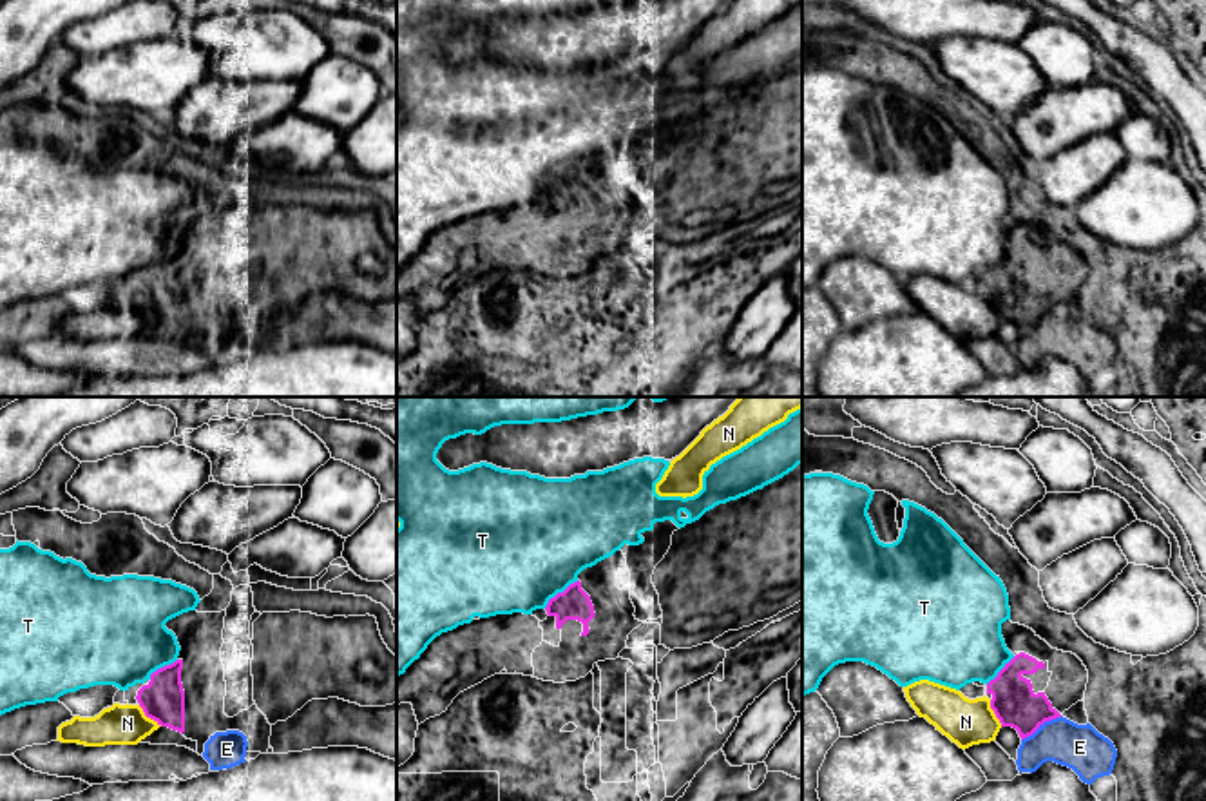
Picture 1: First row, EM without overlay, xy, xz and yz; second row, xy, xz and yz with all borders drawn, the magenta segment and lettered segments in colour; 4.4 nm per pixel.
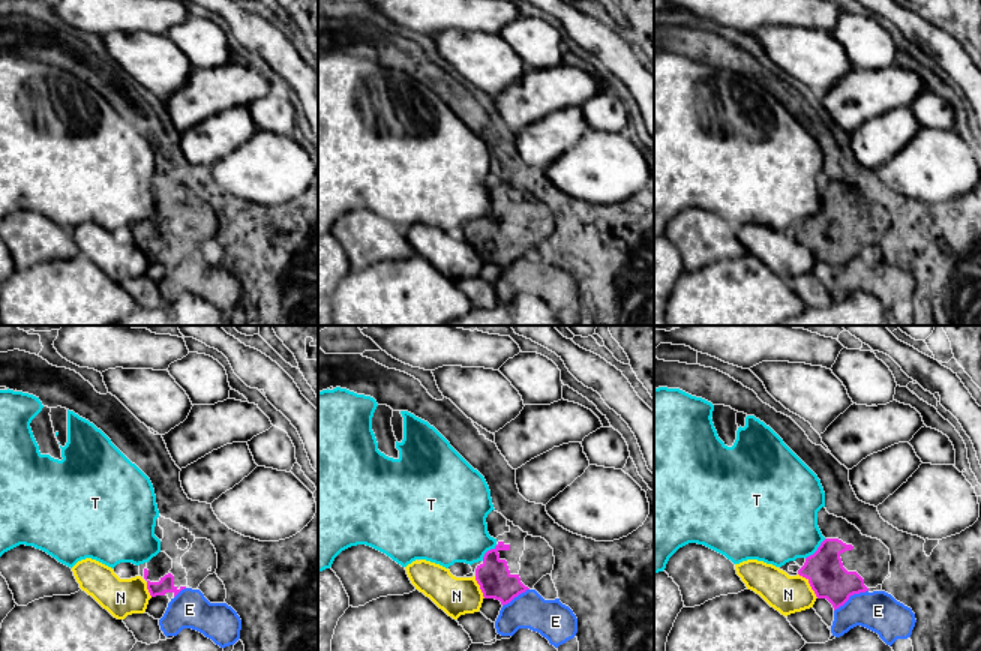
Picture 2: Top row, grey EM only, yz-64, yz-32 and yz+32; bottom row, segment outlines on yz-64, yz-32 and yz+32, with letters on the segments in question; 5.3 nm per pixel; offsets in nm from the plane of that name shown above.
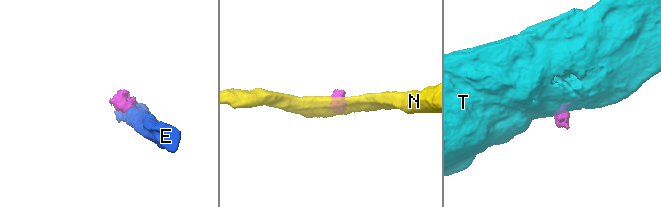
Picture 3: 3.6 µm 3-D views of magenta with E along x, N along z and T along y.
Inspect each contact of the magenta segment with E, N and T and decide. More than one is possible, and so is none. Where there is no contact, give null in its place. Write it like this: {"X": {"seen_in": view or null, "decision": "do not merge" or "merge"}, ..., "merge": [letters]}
{"E": {"seen_in": "yz", "decision": "do not merge"}, "N": {"seen_in": "xy", "decision": "do not merge"}, "T": {"seen_in": "xz", "decision": "do not merge"}, "merge": []}

